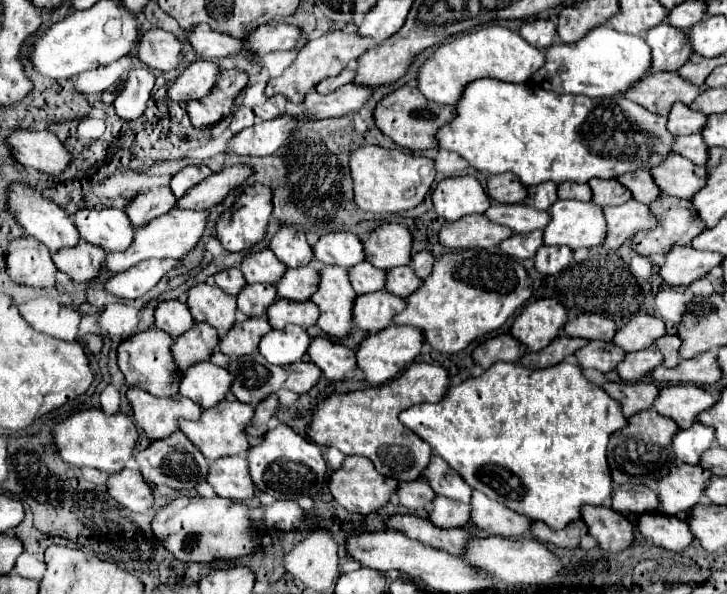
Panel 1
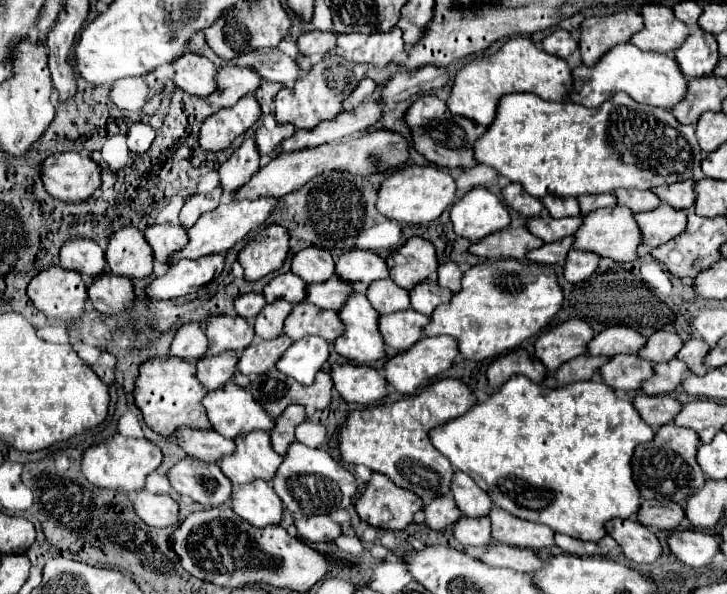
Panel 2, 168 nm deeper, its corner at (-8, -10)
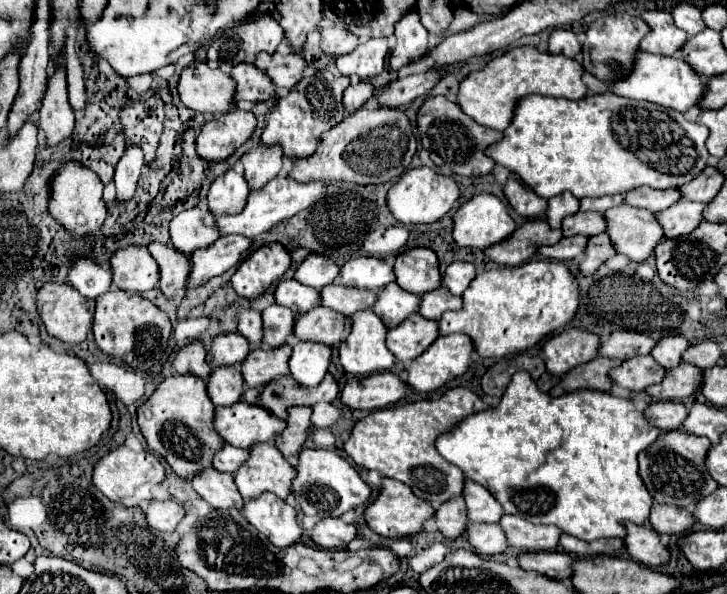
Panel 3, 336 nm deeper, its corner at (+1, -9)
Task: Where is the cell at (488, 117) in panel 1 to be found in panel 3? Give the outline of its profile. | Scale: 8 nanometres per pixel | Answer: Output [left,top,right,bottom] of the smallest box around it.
[488,92,708,198]

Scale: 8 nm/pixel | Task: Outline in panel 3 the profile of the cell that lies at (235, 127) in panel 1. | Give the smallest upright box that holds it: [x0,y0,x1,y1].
[208,168,248,216]

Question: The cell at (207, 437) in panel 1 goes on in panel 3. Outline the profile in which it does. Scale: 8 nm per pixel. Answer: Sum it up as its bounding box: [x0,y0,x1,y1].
[234,442,294,500]

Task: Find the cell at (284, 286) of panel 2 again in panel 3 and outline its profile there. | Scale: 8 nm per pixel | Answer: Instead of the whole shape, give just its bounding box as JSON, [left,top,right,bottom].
[274,280,320,312]

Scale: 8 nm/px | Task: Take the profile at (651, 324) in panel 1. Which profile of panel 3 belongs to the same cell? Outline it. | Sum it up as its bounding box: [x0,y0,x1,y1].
[650,336,690,368]

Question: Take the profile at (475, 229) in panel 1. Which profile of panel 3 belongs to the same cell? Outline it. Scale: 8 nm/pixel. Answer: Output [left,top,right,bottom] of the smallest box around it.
[484,220,560,266]

